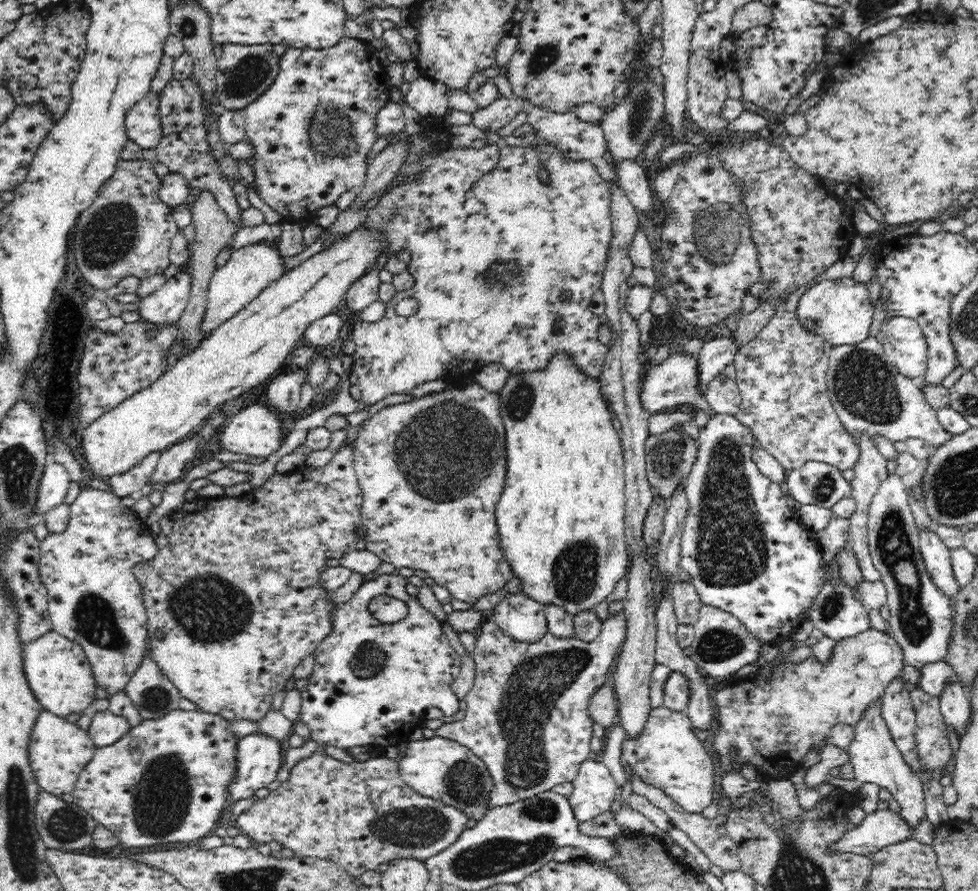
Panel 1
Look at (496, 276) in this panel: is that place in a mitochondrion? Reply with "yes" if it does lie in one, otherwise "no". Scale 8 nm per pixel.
yes

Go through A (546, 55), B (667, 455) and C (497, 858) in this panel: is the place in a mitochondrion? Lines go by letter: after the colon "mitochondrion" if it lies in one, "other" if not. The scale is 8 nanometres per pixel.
A: mitochondrion
B: mitochondrion
C: mitochondrion

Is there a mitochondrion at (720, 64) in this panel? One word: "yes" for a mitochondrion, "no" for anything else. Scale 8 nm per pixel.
no

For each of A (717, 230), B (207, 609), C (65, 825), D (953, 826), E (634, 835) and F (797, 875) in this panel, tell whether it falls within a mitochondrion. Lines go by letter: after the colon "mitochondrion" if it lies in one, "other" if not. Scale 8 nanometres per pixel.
A: mitochondrion
B: mitochondrion
C: mitochondrion
D: other
E: other
F: mitochondrion

